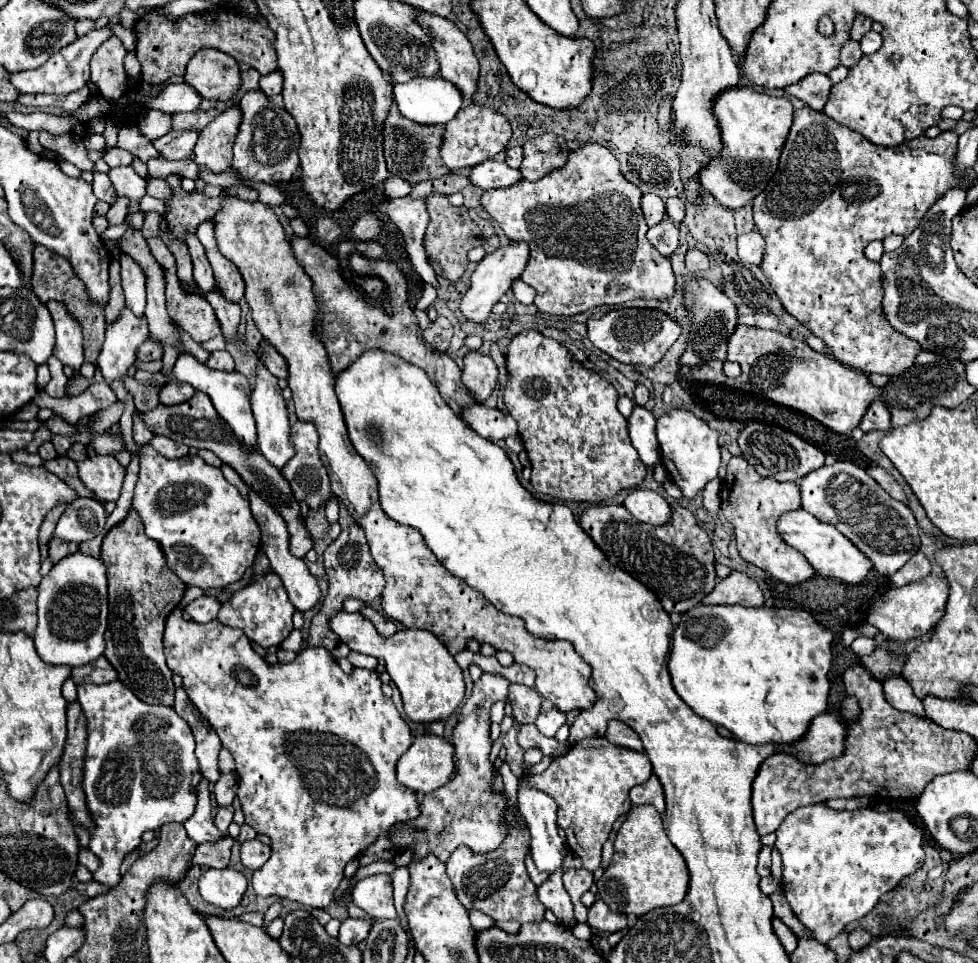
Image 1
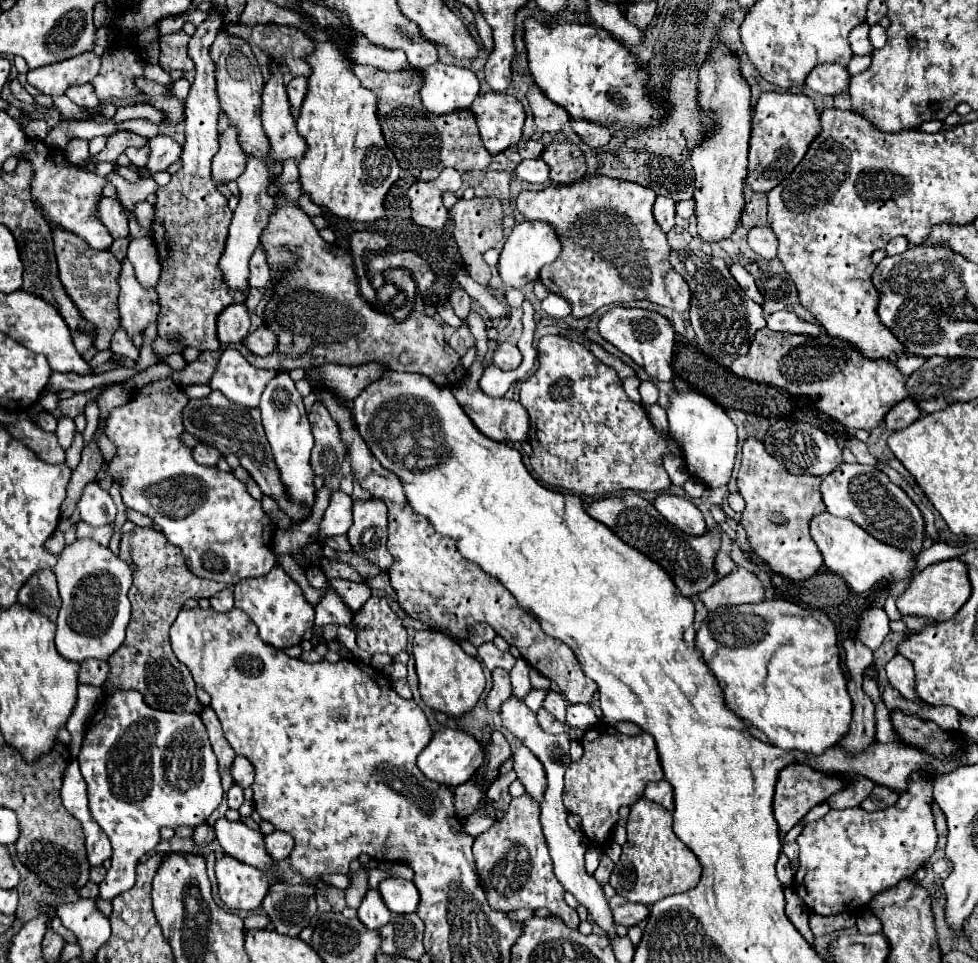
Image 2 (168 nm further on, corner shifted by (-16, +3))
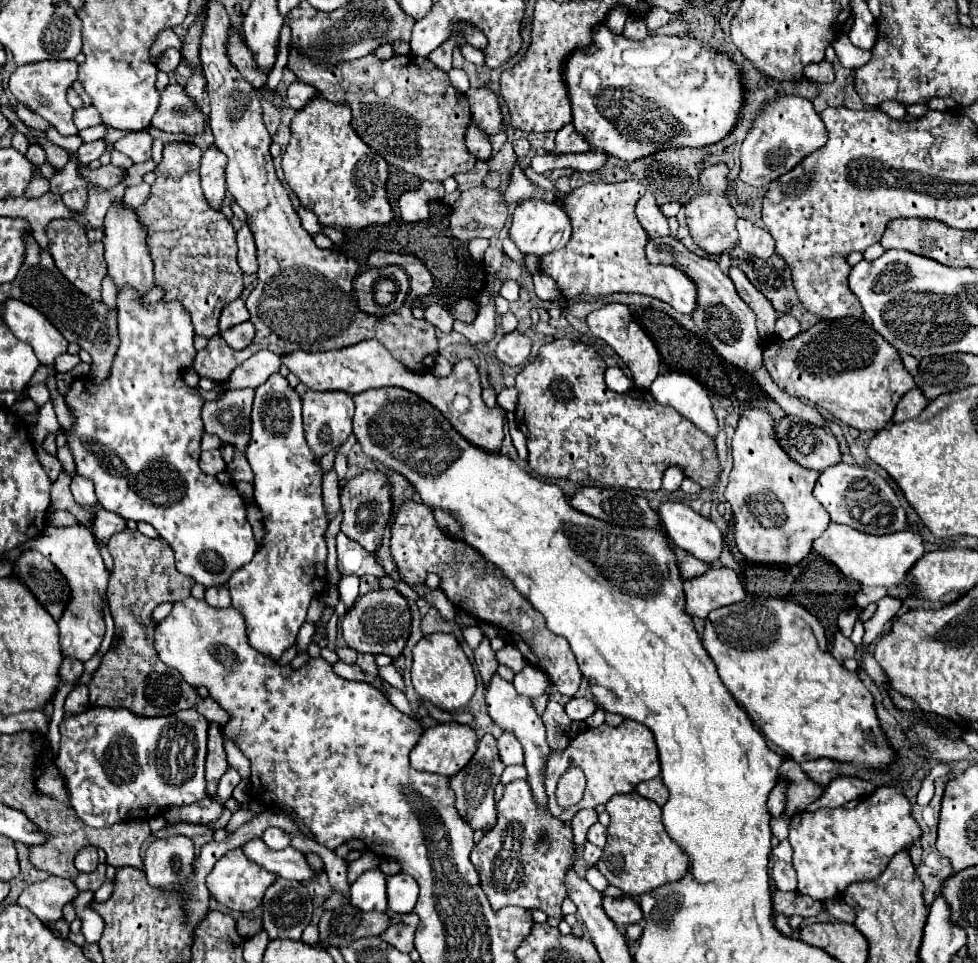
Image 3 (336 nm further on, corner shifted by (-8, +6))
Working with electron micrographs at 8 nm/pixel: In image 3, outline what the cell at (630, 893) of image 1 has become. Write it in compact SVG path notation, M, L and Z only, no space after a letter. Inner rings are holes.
M636 792L616 794L606 804L606 810L610 814L608 842L596 868L608 878L612 886L618 886L630 896L640 896L662 884L680 880L686 874L688 856L668 836L662 824L662 808L656 802Z

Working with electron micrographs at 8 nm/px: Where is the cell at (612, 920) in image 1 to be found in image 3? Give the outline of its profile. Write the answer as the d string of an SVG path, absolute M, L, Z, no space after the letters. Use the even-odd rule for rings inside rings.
M604 896L602 908L604 908L606 916L608 916L618 928L636 924L636 922L642 920L640 904L638 904L632 896L622 896L622 898L610 898L610 896Z

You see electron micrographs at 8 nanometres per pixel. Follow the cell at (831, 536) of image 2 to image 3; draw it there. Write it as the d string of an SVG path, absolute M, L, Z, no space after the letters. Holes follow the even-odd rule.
M832 522L824 530L824 534L814 542L814 550L820 556L832 560L842 570L844 576L864 586L882 586L886 588L888 596L898 600L906 600L916 594L916 590L908 590L910 586L906 584L906 574L916 564L916 560L924 554L924 544L920 534L912 530L902 530L888 536L870 536Z

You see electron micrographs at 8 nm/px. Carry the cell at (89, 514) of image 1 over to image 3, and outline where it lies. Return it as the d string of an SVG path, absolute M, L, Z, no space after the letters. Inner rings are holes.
M74 476L72 478L72 484L70 484L70 490L76 498L76 502L80 502L82 506L94 506L96 504L96 494L94 494L94 484L84 478L84 476Z

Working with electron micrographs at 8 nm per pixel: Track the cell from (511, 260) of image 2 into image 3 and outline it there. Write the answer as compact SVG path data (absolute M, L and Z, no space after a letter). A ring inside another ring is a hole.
M530 198L530 200L522 200L522 204L516 206L516 210L512 214L512 226L510 226L508 234L512 236L512 240L516 242L516 246L520 248L522 254L544 256L544 254L548 254L552 250L562 248L570 240L570 232L572 232L570 218L562 210L560 204Z

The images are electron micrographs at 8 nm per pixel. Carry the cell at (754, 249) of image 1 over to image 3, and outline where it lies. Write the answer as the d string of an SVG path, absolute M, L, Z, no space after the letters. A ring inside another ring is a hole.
M738 220L738 246L756 258L770 258L774 254L774 240L764 228L754 226L748 220Z

